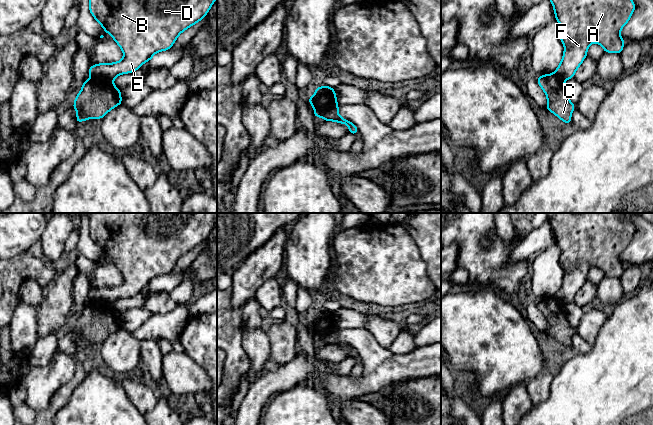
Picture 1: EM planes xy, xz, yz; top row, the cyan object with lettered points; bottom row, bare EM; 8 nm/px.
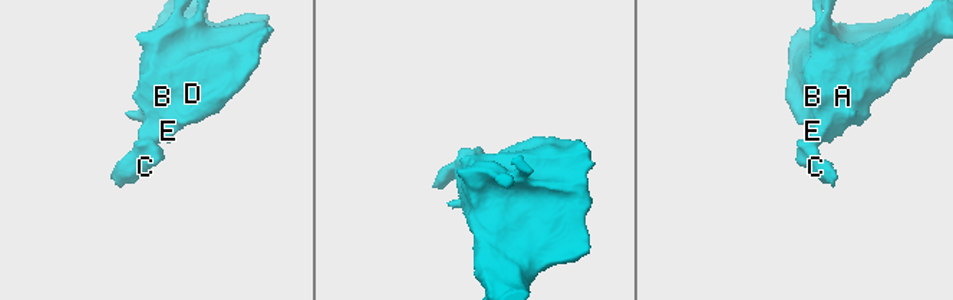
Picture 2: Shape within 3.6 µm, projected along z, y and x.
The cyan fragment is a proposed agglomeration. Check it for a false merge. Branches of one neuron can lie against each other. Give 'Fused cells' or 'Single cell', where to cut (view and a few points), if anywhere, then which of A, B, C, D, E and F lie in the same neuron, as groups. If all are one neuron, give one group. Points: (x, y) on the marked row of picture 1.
Fused cells. Split along xy (91, 77), (106, 78), (112, 81). Groups: A B D E F / C

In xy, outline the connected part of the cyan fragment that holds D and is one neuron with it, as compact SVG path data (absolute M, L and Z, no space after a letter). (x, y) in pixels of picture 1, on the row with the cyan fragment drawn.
M89 0L89 10L95 20L121 48L124 57L114 63L91 65L91 78L113 81L121 74L138 70L154 54L172 48L177 37L201 21L215 0Z

